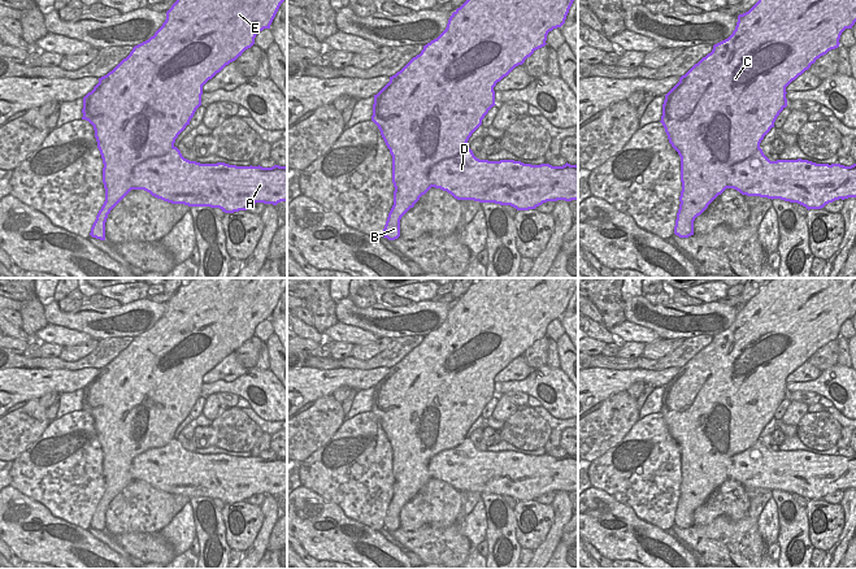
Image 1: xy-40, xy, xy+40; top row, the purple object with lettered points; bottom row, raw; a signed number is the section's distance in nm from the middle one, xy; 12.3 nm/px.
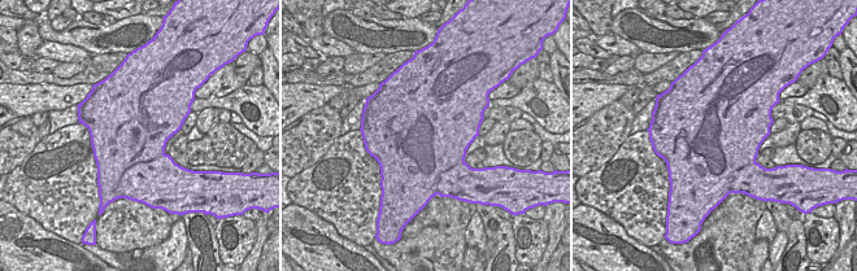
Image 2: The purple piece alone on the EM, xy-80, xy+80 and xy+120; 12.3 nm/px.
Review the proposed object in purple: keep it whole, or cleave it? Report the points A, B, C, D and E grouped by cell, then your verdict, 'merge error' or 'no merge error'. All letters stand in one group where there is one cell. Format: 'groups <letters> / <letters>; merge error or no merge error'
groups A D / B C E; merge error

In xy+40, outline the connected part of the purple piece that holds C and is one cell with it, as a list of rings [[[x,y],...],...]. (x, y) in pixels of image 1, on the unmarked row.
[[[769,278],[748,303],[738,307],[738,313],[733,325],[727,330],[714,335],[712,343],[695,355],[685,366],[682,366],[679,373],[665,386],[660,413],[665,420],[669,434],[681,448],[682,482],[674,517],[675,526],[679,529],[688,529],[694,526],[695,509],[700,507],[718,486],[729,479],[729,462],[731,457],[747,451],[759,442],[761,431],[770,422],[770,420],[774,418],[777,408],[787,398],[786,378],[808,361],[817,349],[826,346],[829,342],[838,339],[842,323],[846,320],[852,320],[855,313],[856,278]]]

